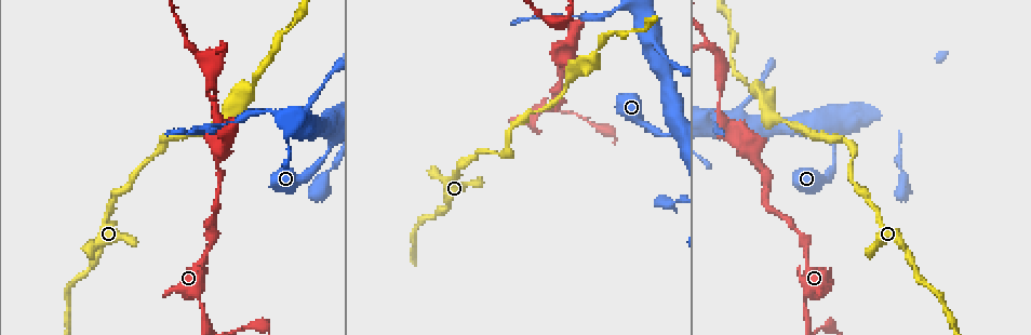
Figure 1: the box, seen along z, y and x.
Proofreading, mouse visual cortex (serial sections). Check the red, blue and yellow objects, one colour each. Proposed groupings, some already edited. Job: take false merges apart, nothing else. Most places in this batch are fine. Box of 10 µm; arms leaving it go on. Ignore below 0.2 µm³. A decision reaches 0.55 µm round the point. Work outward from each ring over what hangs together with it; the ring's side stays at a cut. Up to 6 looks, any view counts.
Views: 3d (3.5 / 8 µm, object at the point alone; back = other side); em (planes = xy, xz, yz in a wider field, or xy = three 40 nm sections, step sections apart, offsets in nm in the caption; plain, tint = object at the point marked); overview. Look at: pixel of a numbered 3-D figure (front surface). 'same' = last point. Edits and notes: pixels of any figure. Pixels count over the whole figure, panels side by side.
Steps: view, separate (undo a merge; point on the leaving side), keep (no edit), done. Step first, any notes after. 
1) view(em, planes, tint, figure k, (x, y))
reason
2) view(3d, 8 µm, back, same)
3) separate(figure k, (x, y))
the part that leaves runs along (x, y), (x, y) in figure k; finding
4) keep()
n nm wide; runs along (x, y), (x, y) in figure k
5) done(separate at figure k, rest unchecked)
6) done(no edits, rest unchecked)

view(3d, 3.5 µm, figure 1, (740, 117))
abrupt turn

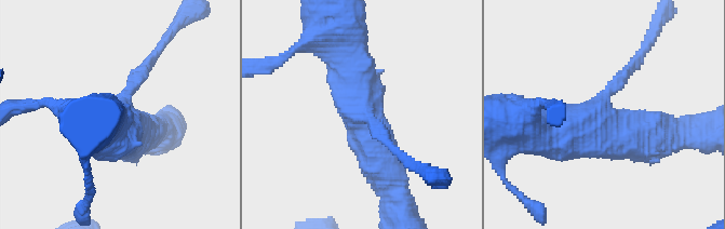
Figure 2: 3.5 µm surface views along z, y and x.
view(em, xy, step 3, tint, figure 2, (602, 111))
shape alone is not enough

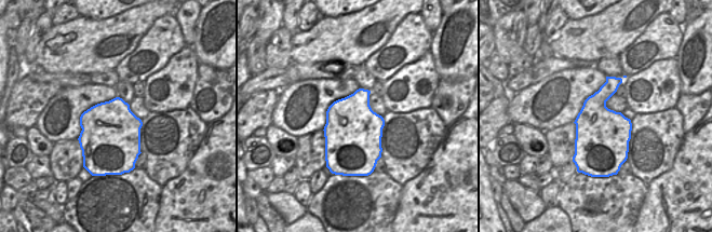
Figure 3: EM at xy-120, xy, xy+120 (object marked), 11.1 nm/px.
view(em, xy, step 1, tint, same)
cut it another way

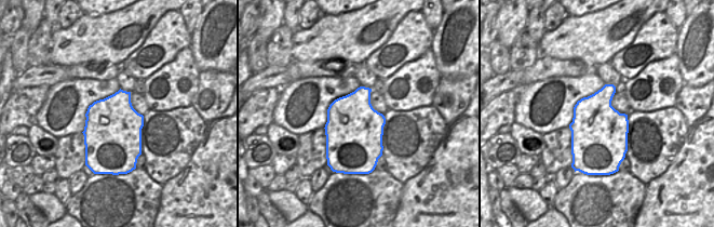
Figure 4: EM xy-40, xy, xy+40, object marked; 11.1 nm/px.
keep()
all the same cell

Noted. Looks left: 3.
view(3d, 3.5 µm, figure 1, (721, 68))
abrupt turn

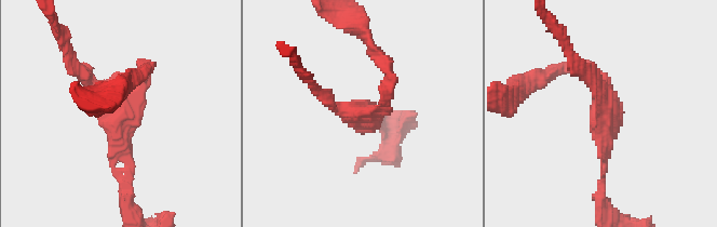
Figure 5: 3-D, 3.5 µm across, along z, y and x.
view(em, xy, step 2, tint, figure 5, (363, 116))
3 arms; arms of 100, 150, 200 nm

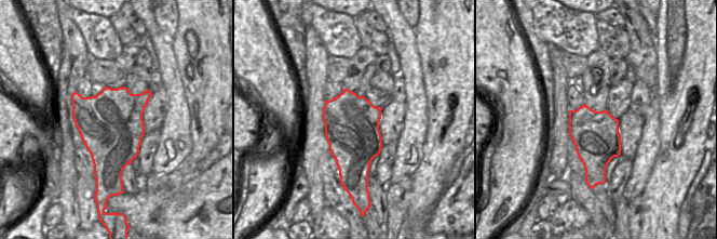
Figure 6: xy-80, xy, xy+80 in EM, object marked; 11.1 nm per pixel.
keep()
runs along (123, 183), (120, 112), (73, 63) in figure 5; all the same cell

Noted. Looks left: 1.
done(no edits, rest unchecked)

